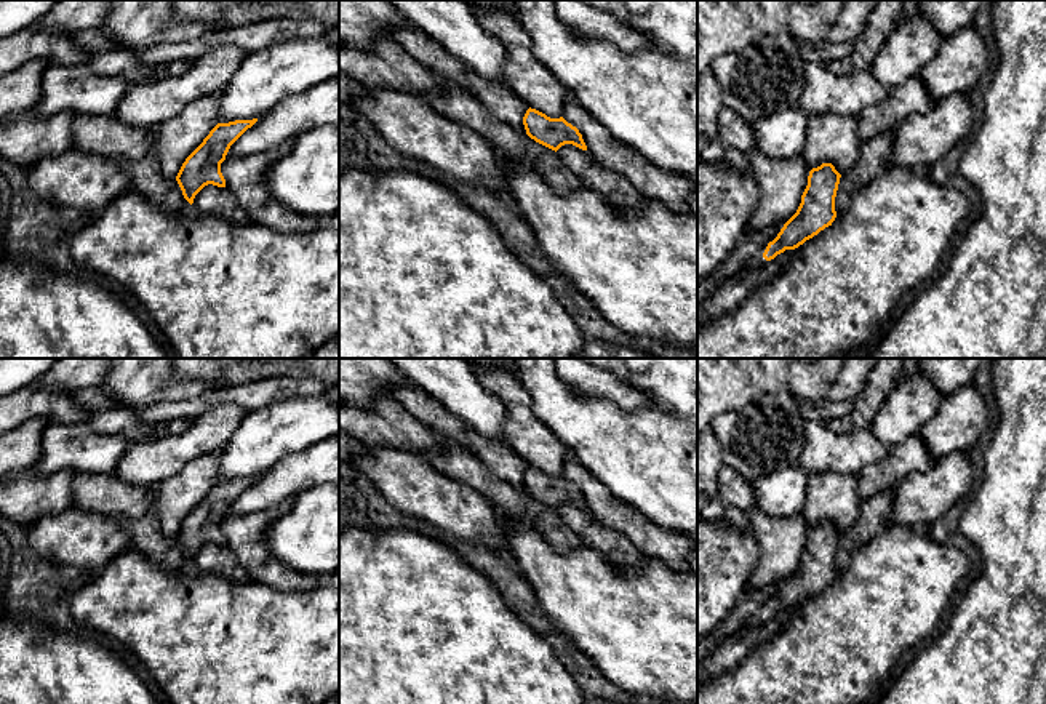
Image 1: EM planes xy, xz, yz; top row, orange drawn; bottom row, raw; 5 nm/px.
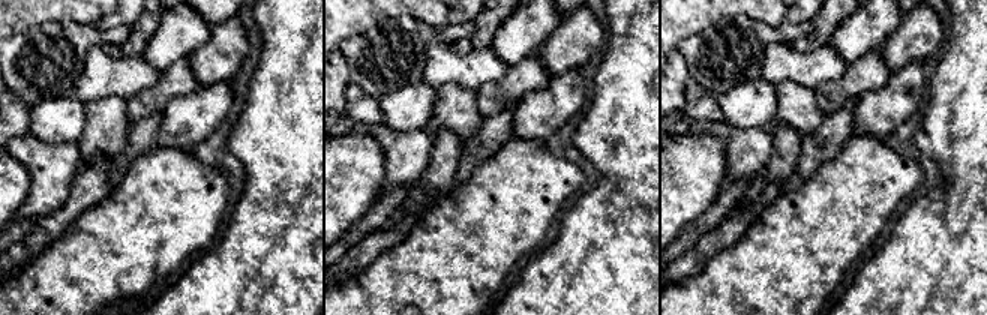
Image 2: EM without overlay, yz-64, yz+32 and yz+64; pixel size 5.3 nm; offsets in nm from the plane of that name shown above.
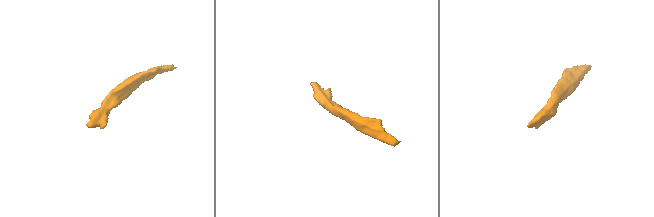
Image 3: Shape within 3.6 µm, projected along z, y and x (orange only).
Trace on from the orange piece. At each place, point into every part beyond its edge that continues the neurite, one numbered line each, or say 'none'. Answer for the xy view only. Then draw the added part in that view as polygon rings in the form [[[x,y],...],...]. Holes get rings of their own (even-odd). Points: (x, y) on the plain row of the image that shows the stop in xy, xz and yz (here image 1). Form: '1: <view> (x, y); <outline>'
none

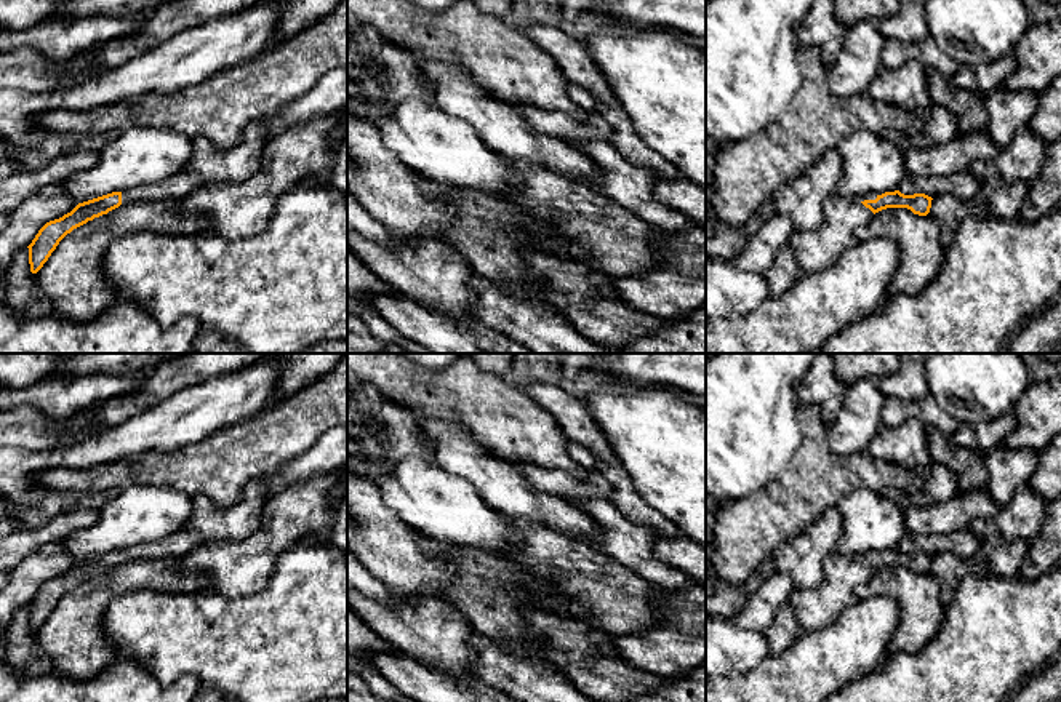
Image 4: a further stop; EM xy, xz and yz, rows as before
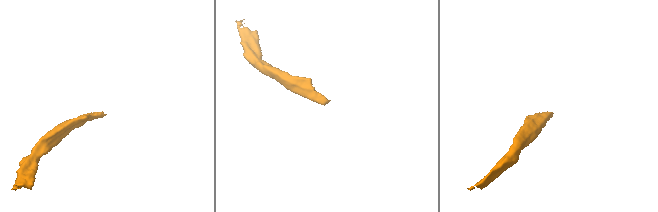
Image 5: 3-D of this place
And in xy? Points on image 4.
1: xy (181, 542); [[[176,531],[174,534],[157,540],[144,542],[122,550],[122,563],[150,561],[157,558],[181,558],[192,548],[205,544],[194,531]]]

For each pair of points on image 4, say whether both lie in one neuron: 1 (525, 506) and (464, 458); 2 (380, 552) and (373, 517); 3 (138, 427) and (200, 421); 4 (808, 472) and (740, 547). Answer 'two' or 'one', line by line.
1: one
2: one
3: one
4: one

